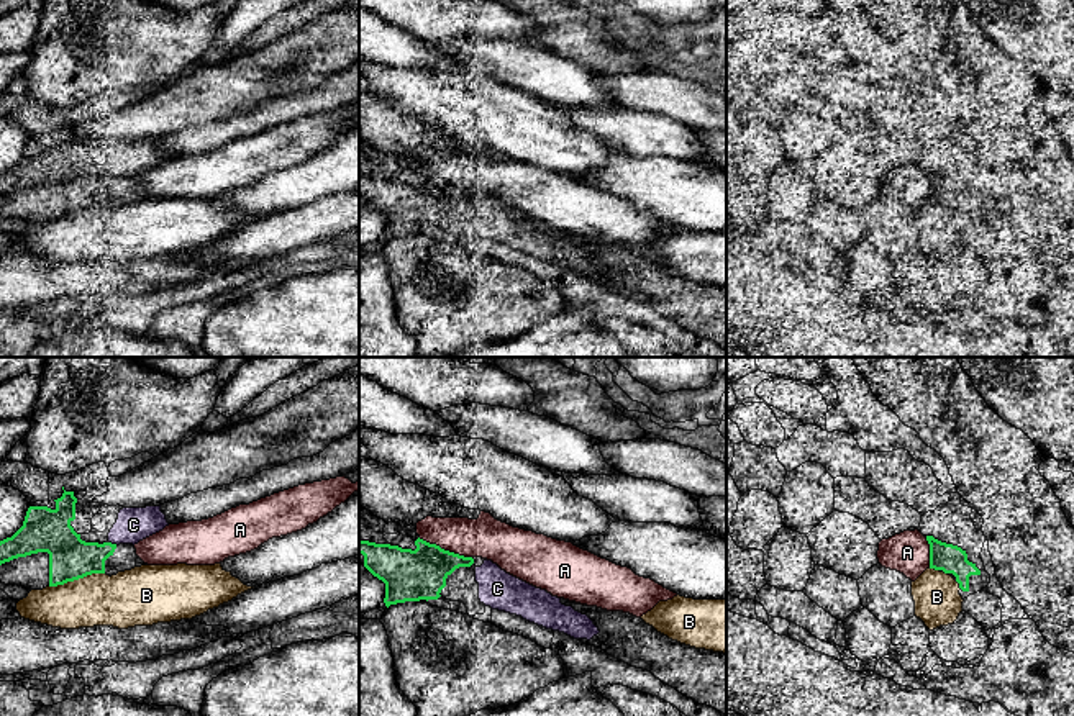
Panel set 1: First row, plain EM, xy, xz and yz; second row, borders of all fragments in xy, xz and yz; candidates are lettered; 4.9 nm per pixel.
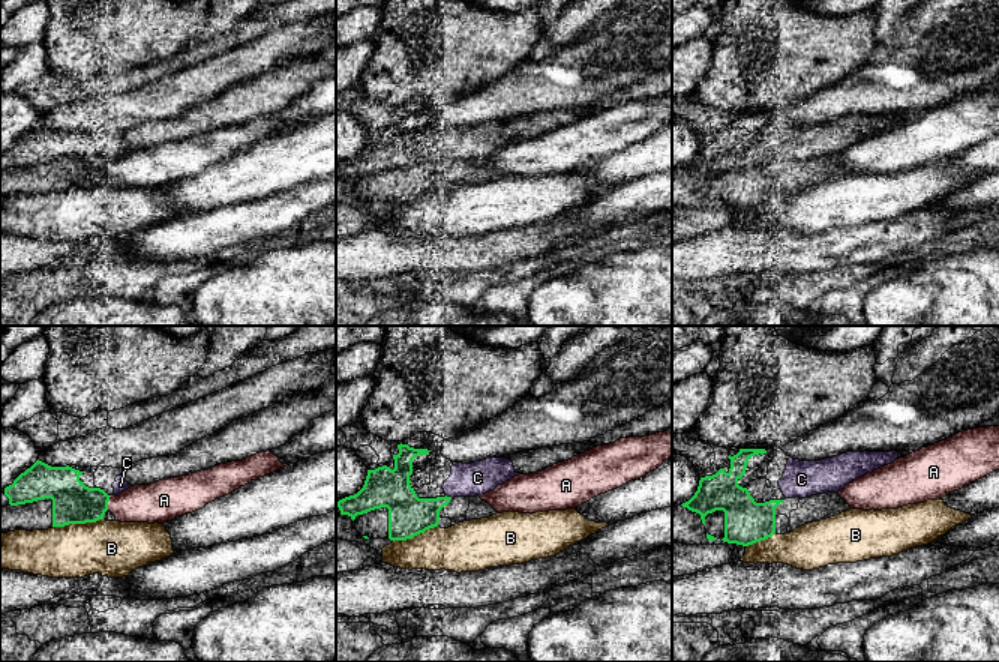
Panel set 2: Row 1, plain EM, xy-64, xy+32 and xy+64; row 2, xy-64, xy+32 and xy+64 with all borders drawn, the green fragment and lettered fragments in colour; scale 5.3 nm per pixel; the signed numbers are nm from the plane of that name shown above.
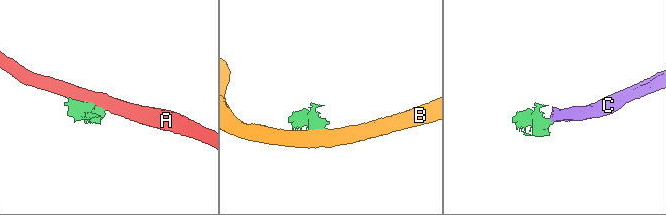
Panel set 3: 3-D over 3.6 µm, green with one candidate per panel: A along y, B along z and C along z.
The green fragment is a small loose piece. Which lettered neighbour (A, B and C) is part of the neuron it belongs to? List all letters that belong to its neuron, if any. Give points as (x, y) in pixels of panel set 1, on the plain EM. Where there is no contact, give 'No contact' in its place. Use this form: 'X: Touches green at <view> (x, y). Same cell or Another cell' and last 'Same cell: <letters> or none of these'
A: Touches green at xz (443, 182). Another cell
B: Touches green at xy (76, 212). Another cell
C: Touches green at xy (113, 177). Same cell
Same cell: C

